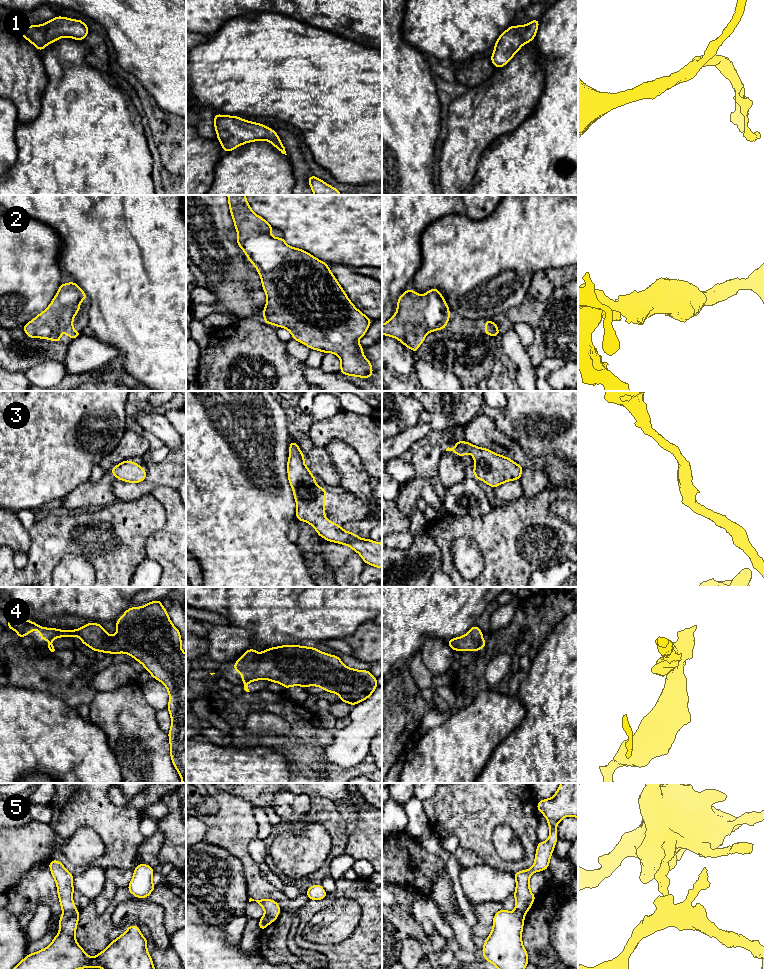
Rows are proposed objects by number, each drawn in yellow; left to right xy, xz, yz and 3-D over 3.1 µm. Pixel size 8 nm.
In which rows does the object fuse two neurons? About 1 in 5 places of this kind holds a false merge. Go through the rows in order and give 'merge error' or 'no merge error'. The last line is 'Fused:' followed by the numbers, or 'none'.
1: no merge error
2: no merge error
3: no merge error
4: no merge error
5: merge error
Fused: 5

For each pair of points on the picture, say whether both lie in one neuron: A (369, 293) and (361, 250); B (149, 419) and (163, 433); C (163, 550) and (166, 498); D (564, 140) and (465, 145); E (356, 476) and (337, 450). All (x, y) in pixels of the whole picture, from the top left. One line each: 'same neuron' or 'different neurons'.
A: different neurons
B: same neuron
C: same neuron
D: different neurons
E: same neuron

